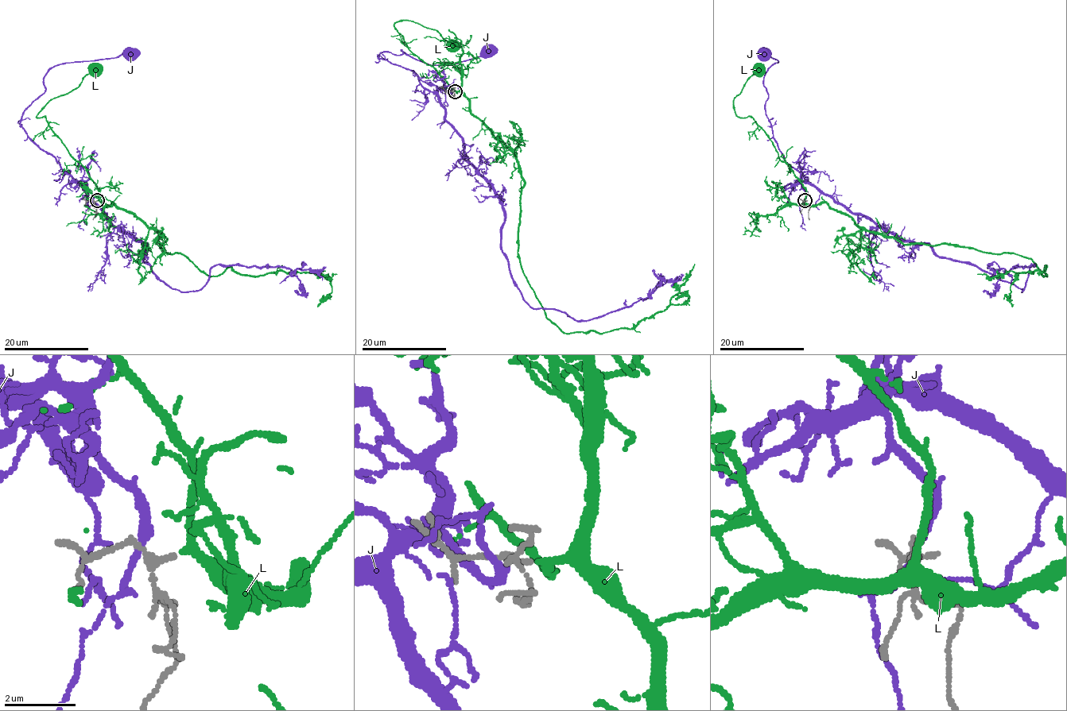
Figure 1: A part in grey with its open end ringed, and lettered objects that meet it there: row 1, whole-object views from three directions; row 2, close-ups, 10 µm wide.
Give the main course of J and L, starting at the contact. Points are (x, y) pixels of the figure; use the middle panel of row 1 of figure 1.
J: (451, 91), (428, 91), (413, 71), (378, 56), (401, 51), (430, 64), (453, 64), (487, 49)
L: (455, 91), (431, 66), (416, 56), (394, 23), (410, 20), (433, 28), (451, 46)

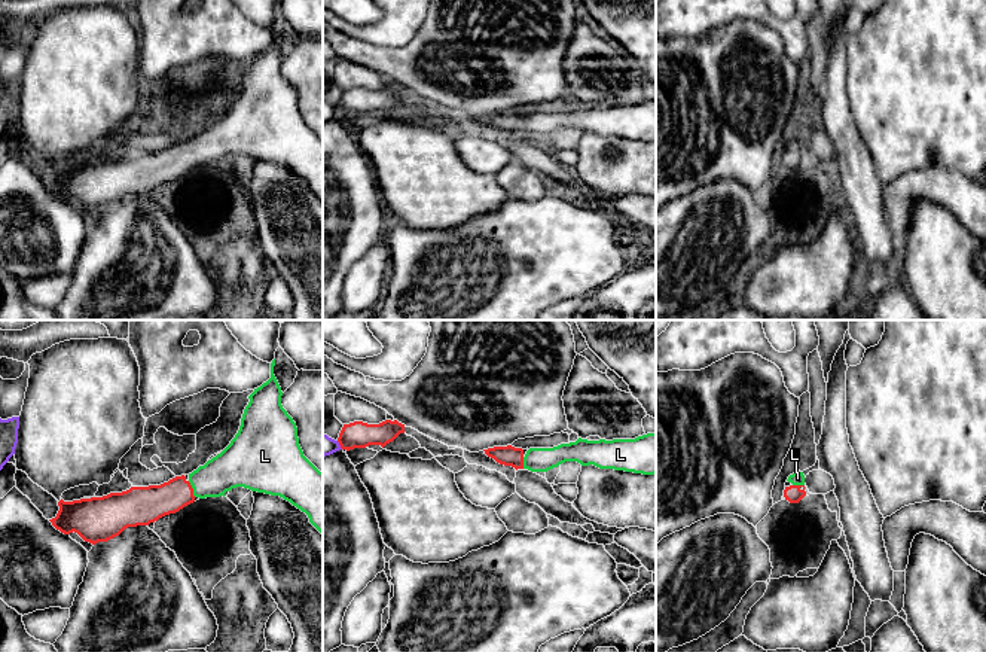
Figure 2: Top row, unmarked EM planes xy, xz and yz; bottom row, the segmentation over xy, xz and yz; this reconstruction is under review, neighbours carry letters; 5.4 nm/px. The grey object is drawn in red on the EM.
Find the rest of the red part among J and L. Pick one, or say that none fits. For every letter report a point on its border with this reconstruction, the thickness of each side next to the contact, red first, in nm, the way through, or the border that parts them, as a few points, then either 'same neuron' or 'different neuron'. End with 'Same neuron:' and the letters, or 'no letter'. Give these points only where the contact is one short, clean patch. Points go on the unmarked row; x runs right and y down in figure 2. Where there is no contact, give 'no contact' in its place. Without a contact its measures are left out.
J: xz (339, 110) | 140/120 nm | along xz (336, 107), (342, 115) | different neuron
L: xy (192, 155) | 190/220 nm | across xy (149, 170), (192, 155), (232, 134) | same neuron
Same neuron: L

